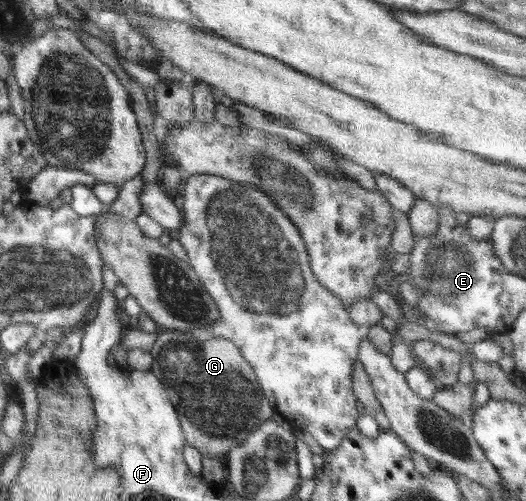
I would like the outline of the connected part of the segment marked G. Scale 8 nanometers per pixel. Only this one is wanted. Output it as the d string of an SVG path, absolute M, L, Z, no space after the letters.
M160 330L149 353L153 361L150 371L157 375L177 411L186 444L205 458L225 459L234 446L239 446L250 432L273 416L272 406L258 385L253 367L247 364L233 341L225 338L200 341L193 338L190 332Z

